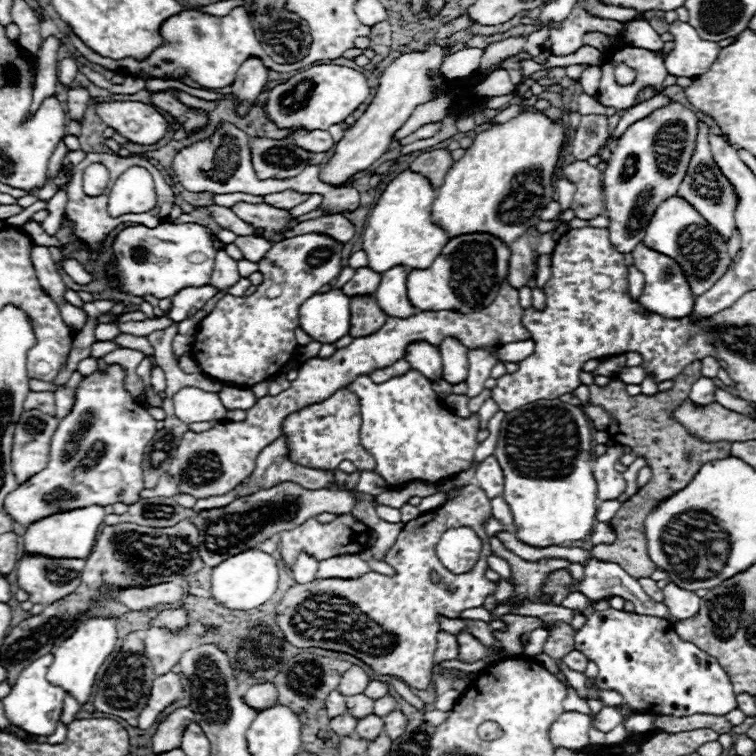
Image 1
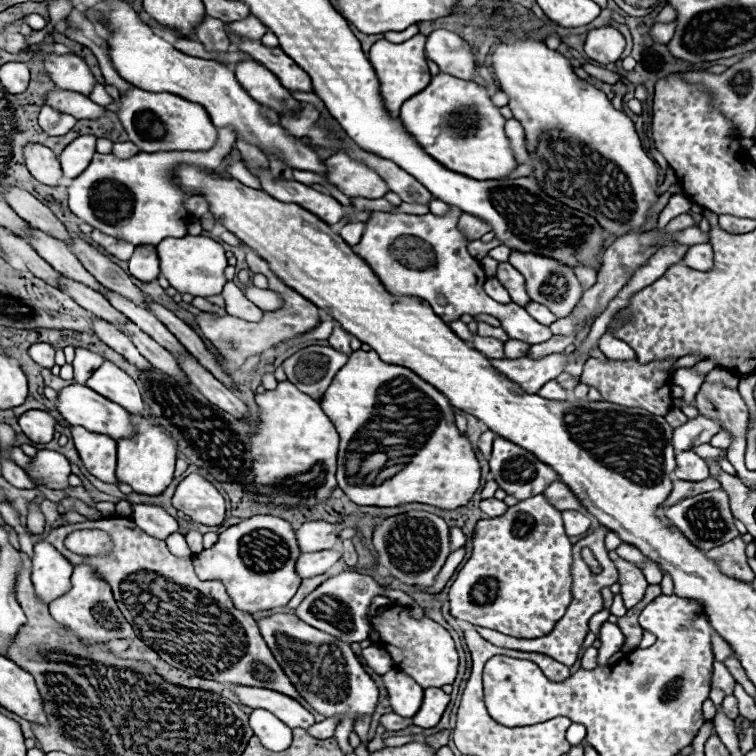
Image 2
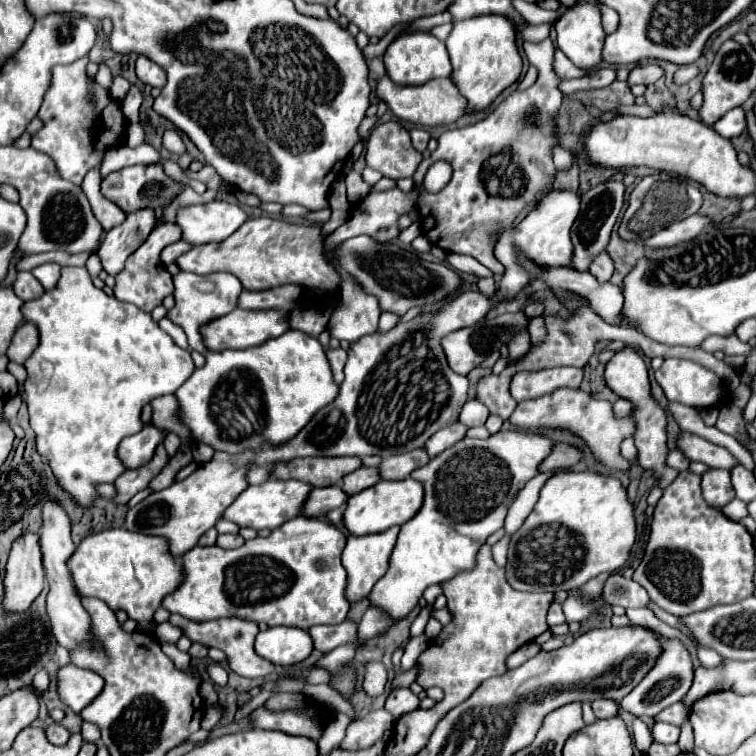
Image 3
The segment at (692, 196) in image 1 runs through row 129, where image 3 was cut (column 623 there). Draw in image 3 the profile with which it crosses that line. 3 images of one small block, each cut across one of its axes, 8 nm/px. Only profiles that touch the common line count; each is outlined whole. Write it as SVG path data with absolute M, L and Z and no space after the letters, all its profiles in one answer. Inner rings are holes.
M660 636L660 656L654 664L654 668L640 680L640 684L622 698L620 706L634 714L634 716L656 716L660 710L668 708L674 702L680 702L686 692L692 686L692 678L694 678L694 664L692 664L692 656L688 652L688 648L678 640L678 638L664 638Z

